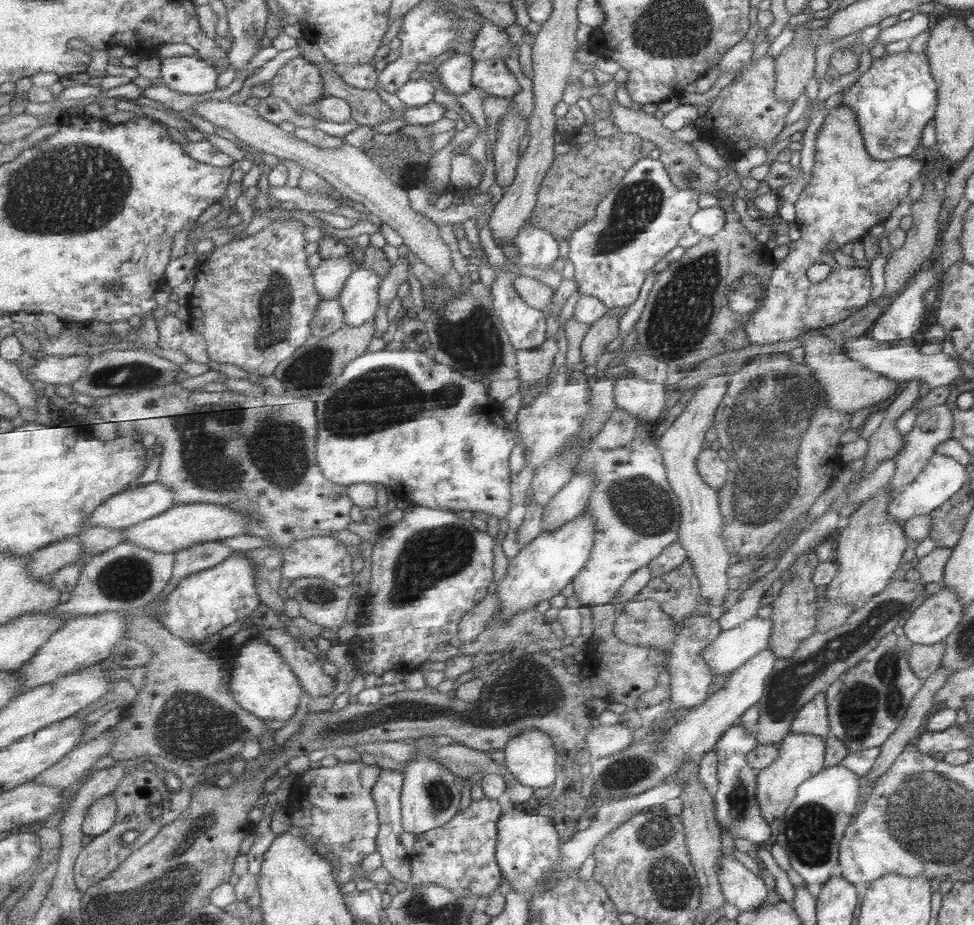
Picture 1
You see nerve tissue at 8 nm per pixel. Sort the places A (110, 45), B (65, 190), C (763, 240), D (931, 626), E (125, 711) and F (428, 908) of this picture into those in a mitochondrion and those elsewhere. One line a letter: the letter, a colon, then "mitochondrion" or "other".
A: other
B: mitochondrion
C: other
D: other
E: other
F: mitochondrion

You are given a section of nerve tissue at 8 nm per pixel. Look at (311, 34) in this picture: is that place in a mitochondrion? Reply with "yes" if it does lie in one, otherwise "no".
no

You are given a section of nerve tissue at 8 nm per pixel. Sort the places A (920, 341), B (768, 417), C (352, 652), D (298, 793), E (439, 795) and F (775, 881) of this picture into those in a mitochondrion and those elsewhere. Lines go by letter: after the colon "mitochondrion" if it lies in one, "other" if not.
A: other
B: mitochondrion
C: other
D: other
E: mitochondrion
F: other

